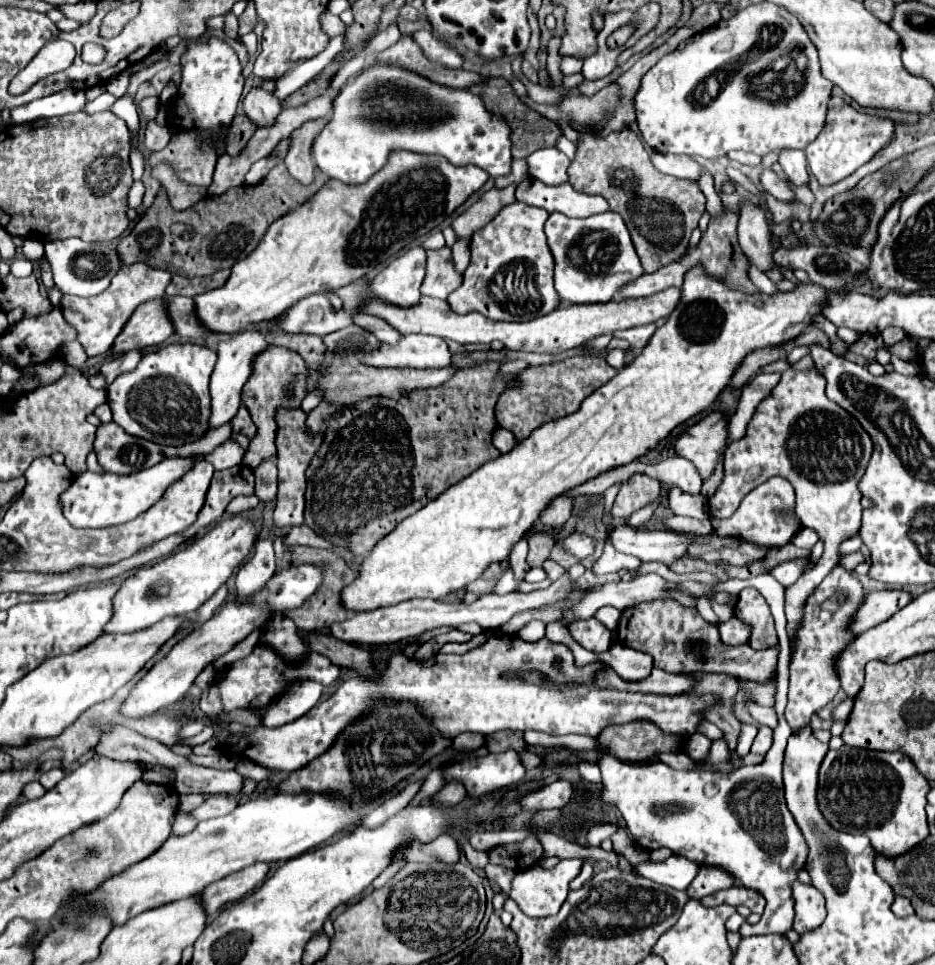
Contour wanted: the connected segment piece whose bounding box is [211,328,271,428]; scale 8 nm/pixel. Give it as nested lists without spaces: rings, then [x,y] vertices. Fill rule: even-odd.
[[[249,328],[245,332],[227,336],[219,342],[219,352],[217,352],[219,358],[217,358],[213,376],[211,376],[211,406],[213,406],[213,410],[211,410],[211,428],[217,428],[217,426],[229,422],[237,414],[237,410],[241,406],[241,390],[253,374],[255,358],[269,346],[271,344],[265,340],[265,334],[257,328]]]

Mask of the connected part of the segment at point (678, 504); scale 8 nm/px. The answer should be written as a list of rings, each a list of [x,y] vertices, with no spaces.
[[[671,488],[667,494],[667,502],[669,502],[669,510],[677,516],[691,516],[697,520],[709,518],[707,500],[703,496],[691,496],[679,488]]]

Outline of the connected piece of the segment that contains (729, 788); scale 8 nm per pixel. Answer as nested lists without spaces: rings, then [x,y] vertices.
[[[712,574],[717,580],[717,593],[719,592],[726,592],[730,594],[739,594],[741,590],[746,587],[754,587],[759,592],[761,592],[762,596],[766,599],[767,603],[769,604],[771,613],[773,615],[775,621],[775,629],[777,631],[778,639],[779,639],[779,658],[777,664],[777,704],[775,704],[775,712],[777,712],[777,718],[779,718],[779,724],[777,724],[777,728],[773,730],[773,746],[771,746],[771,750],[767,752],[767,756],[763,758],[763,762],[761,764],[751,764],[751,766],[741,766],[741,768],[737,768],[735,772],[727,772],[727,774],[723,774],[723,772],[677,772],[677,770],[673,770],[673,768],[669,768],[667,764],[663,764],[663,762],[653,762],[653,764],[627,764],[627,762],[621,762],[621,760],[617,760],[617,758],[613,758],[613,756],[609,756],[609,754],[603,754],[603,756],[599,756],[597,758],[597,766],[599,766],[599,770],[601,770],[601,776],[603,776],[603,786],[601,786],[601,802],[603,804],[607,804],[607,806],[615,806],[621,814],[623,814],[623,818],[625,818],[625,824],[627,824],[627,828],[629,828],[629,832],[631,832],[631,836],[633,836],[633,840],[635,840],[635,844],[637,846],[641,846],[643,850],[657,850],[659,846],[667,846],[667,848],[671,848],[673,850],[673,854],[679,854],[679,856],[685,856],[685,858],[689,858],[689,860],[693,860],[693,862],[697,862],[699,866],[715,866],[715,868],[723,868],[723,870],[727,870],[733,878],[737,878],[743,886],[747,886],[747,888],[755,888],[757,892],[761,892],[761,894],[765,894],[765,900],[767,900],[767,906],[765,906],[765,912],[763,912],[763,916],[761,916],[761,920],[757,922],[757,924],[743,924],[741,926],[741,936],[743,938],[747,938],[747,936],[753,936],[753,934],[783,934],[783,932],[787,932],[787,930],[791,930],[791,924],[793,924],[793,882],[797,880],[797,872],[799,870],[803,870],[805,868],[805,864],[807,864],[807,854],[809,854],[809,848],[807,848],[807,842],[805,842],[805,838],[803,838],[803,834],[801,834],[801,830],[799,830],[799,826],[795,824],[795,818],[793,818],[793,814],[787,810],[787,804],[785,804],[785,796],[783,796],[783,780],[781,780],[781,766],[783,766],[783,752],[785,752],[785,746],[787,746],[787,738],[791,736],[791,728],[789,728],[789,724],[787,724],[787,720],[785,720],[785,708],[787,704],[787,694],[789,688],[789,655],[790,655],[790,642],[789,637],[786,631],[787,619],[785,616],[784,611],[784,603],[785,603],[785,587],[783,587],[774,577],[770,574],[762,574],[759,576],[755,576],[750,580],[739,580],[739,579],[728,579],[726,578],[717,578],[715,574]]]

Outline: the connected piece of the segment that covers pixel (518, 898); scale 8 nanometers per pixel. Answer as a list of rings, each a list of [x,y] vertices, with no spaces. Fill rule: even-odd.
[[[571,858],[571,860],[561,860],[551,870],[545,870],[539,866],[539,868],[519,872],[511,884],[511,898],[517,902],[519,910],[531,918],[553,916],[561,908],[561,902],[565,902],[569,892],[569,882],[577,878],[577,874],[581,872],[581,866],[583,866],[583,858]]]

